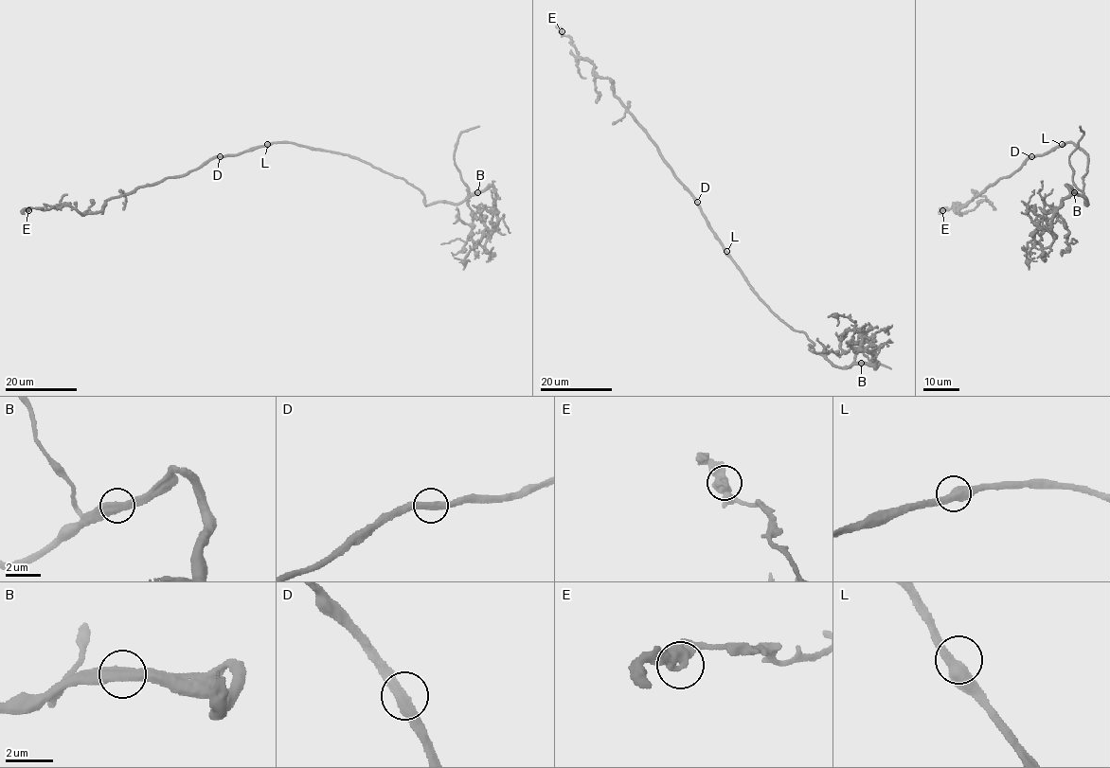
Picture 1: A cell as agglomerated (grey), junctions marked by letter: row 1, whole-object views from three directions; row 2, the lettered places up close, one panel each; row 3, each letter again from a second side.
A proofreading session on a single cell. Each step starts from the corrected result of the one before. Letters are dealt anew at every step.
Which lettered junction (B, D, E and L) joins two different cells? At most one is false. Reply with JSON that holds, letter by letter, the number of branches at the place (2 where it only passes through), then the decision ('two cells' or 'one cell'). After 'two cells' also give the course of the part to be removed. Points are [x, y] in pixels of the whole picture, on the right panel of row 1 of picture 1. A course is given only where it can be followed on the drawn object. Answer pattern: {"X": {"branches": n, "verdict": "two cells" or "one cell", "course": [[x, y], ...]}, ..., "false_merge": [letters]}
{"B": {"branches": 2, "verdict": "one cell"}, "D": {"branches": 2, "verdict": "one cell"}, "E": {"branches": 2, "verdict": "one cell"}, "L": {"branches": 2, "verdict": "one cell"}, "false_merge": []}

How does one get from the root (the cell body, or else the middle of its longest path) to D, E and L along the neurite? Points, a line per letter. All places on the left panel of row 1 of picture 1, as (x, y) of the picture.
D: (306, 147), (271, 142), (237, 154), (220, 156)
E: (306, 147), (271, 142), (218, 155), (184, 175), (112, 197), (98, 212), (80, 213), (68, 206), (28, 210)
L: (306, 147), (282, 142), (267, 144)

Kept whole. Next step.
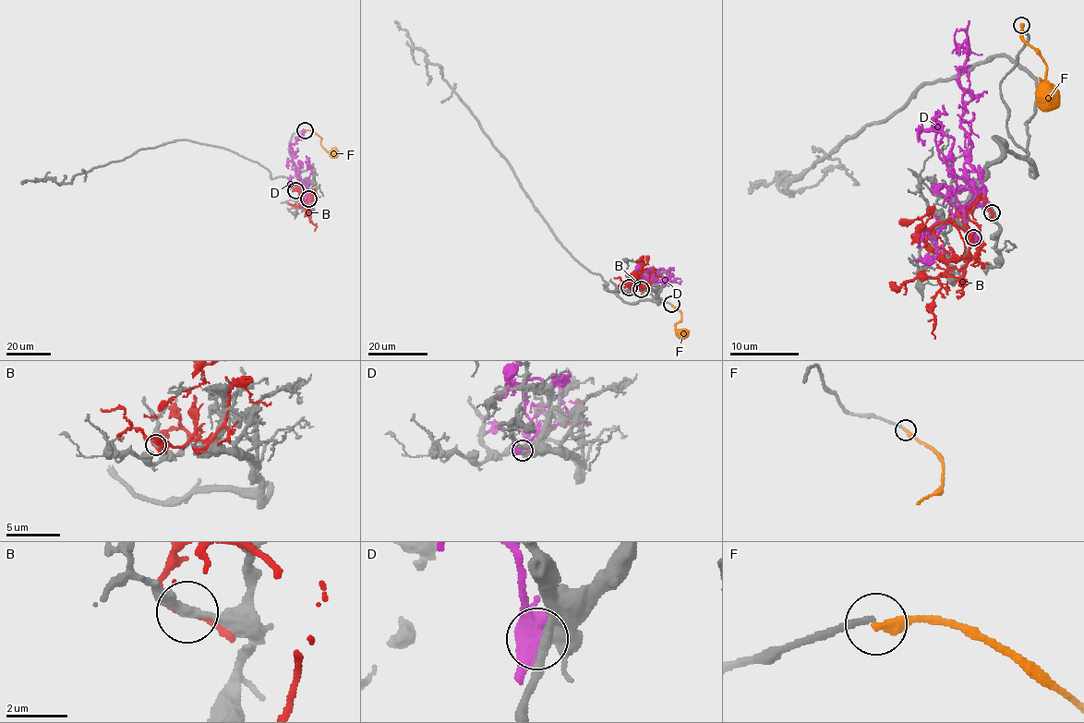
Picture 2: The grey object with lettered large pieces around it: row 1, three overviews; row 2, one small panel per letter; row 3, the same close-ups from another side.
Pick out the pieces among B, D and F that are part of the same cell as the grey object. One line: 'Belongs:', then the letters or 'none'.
Belongs: none

